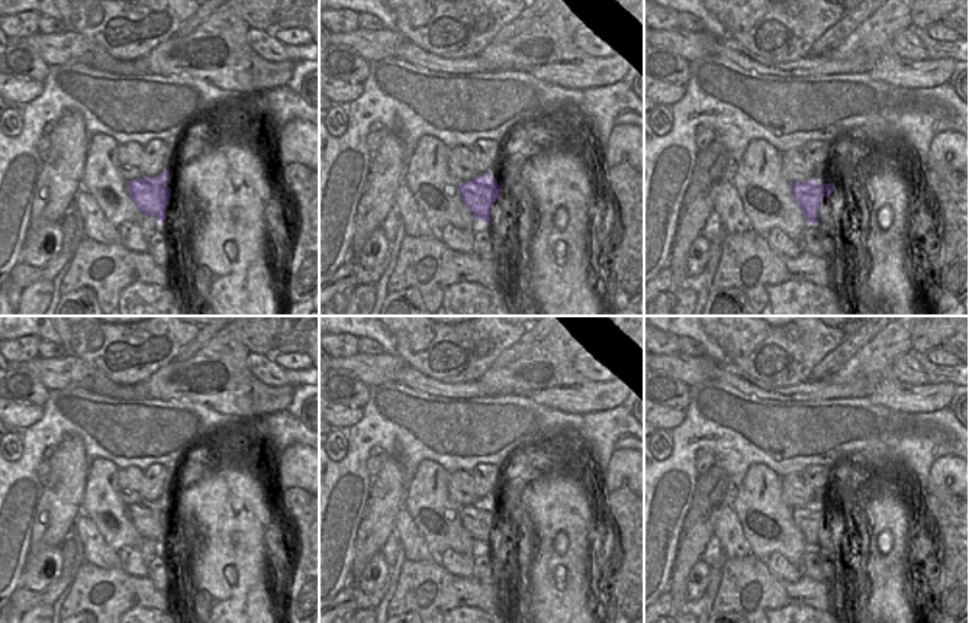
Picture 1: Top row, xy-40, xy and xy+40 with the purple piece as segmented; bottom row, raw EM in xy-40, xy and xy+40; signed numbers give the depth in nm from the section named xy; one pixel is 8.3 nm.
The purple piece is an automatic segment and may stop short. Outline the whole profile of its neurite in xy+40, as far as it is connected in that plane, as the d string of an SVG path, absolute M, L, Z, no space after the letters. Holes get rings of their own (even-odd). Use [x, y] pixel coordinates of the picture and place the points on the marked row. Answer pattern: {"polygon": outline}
{"polygon": "M811 178L805 183L793 183L792 194L809 223L817 223L833 239L841 235L847 200L834 184L820 184L818 180Z"}

